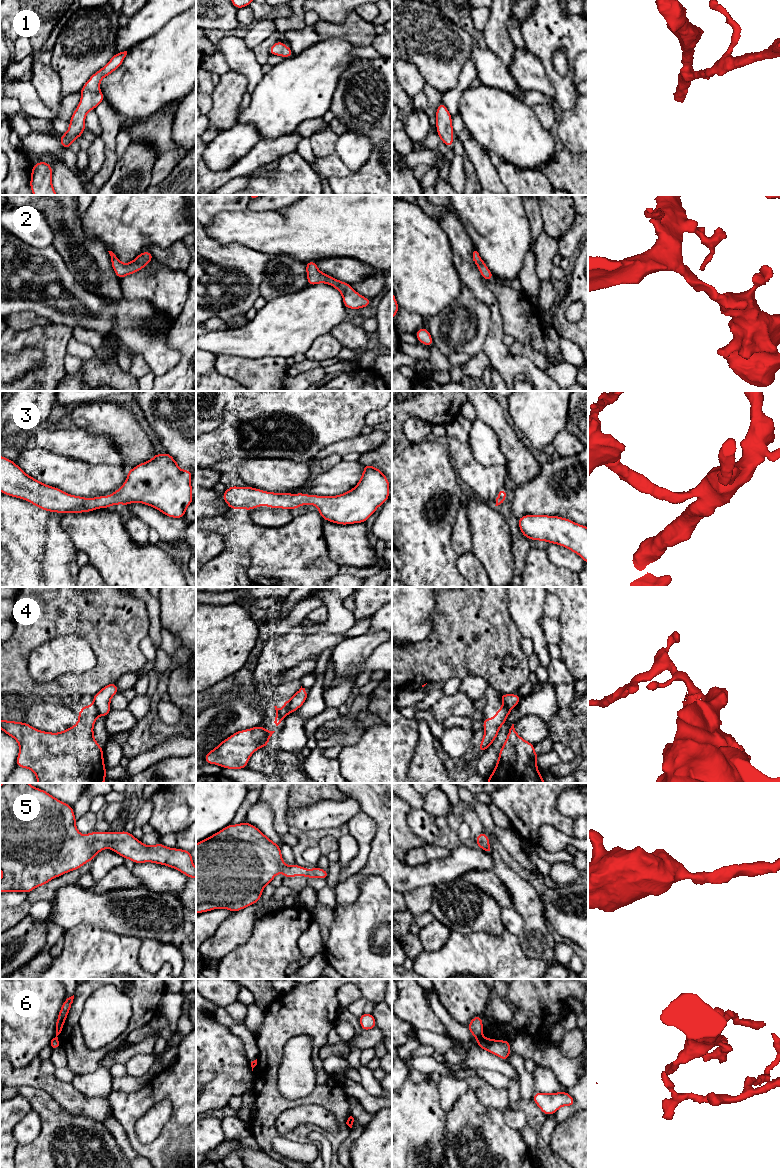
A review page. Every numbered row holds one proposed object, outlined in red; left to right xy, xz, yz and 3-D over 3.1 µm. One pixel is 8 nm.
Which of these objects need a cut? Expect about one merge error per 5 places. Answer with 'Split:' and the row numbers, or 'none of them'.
Split: 4, 6

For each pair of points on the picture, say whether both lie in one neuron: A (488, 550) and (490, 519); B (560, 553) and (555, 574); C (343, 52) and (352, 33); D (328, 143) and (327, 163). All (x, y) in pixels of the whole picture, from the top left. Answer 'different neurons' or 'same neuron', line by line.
A: same neuron
B: different neurons
C: different neurons
D: different neurons

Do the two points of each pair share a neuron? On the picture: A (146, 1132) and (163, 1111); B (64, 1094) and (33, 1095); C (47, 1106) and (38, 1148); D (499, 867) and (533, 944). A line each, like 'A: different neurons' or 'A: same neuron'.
A: same neuron
B: different neurons
C: same neuron
D: same neuron

